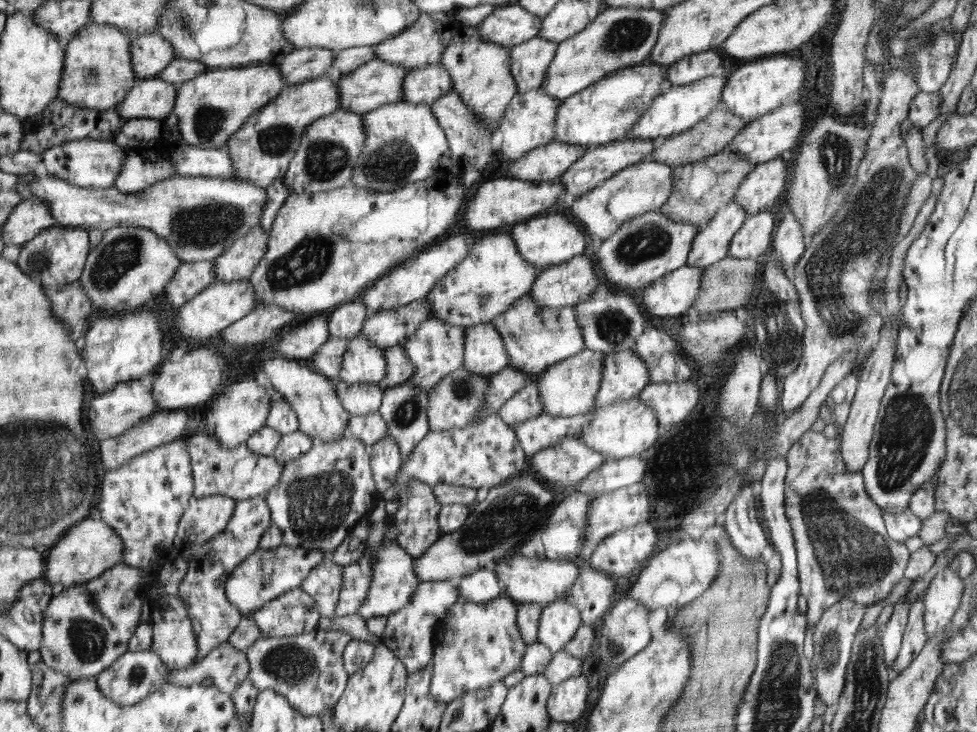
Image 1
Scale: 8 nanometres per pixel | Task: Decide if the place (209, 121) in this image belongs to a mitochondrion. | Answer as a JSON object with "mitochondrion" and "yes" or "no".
{"mitochondrion":"yes"}

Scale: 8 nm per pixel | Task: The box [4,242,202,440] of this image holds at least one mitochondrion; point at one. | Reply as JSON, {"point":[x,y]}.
{"point":[41,260]}

